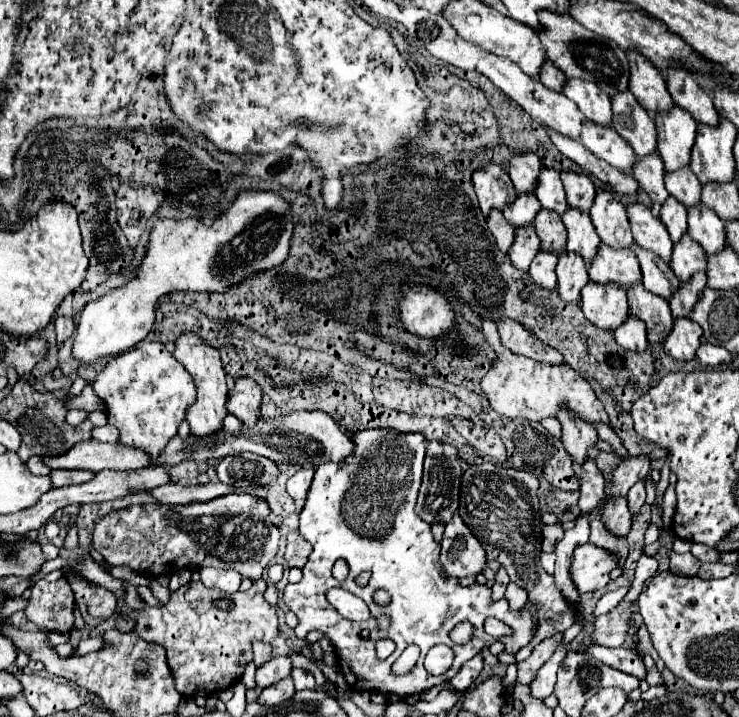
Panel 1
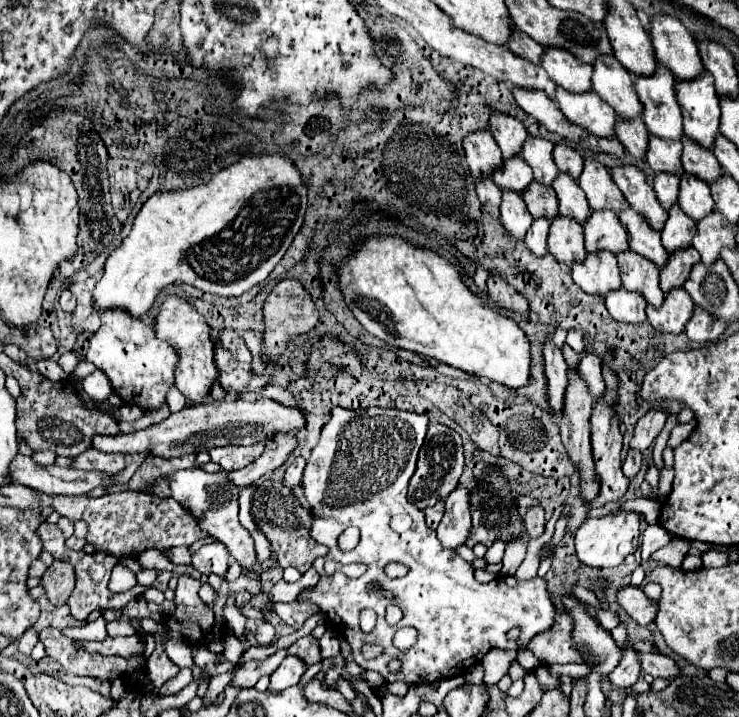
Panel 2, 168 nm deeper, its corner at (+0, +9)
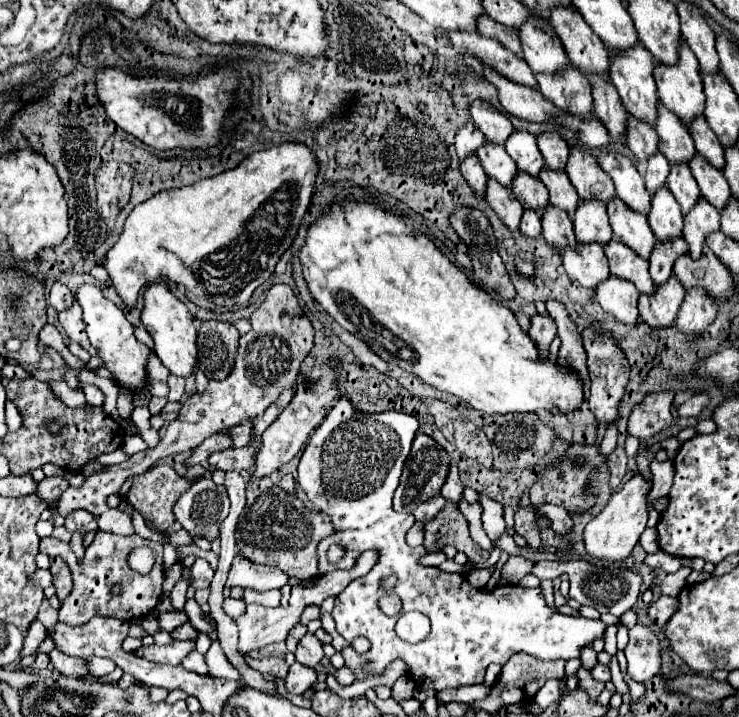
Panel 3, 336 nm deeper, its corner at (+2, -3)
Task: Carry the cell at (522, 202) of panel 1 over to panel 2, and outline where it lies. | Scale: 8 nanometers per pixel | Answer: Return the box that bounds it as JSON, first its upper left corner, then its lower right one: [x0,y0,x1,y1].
[492,156,532,194]

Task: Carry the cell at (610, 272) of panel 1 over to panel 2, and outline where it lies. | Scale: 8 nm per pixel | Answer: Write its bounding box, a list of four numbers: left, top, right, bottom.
[584,210,628,254]

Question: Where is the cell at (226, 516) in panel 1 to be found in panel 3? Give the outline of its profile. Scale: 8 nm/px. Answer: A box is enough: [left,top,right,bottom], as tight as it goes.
[64,510,100,536]

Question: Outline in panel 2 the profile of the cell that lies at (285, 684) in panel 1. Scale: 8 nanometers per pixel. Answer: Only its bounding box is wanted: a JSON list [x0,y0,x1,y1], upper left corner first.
[270,656,306,690]

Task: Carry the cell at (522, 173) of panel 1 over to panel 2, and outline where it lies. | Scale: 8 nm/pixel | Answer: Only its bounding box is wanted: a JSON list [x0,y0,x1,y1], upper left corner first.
[490,112,528,158]

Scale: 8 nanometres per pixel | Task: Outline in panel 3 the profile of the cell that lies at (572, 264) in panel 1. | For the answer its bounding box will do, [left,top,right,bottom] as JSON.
[542,206,578,252]

